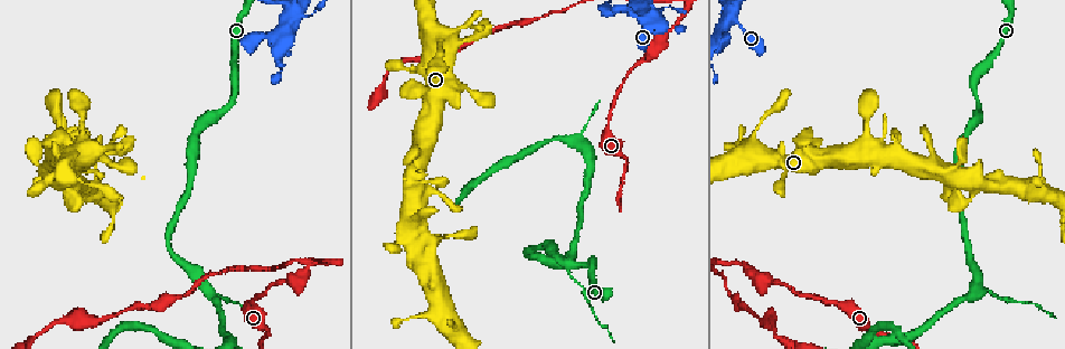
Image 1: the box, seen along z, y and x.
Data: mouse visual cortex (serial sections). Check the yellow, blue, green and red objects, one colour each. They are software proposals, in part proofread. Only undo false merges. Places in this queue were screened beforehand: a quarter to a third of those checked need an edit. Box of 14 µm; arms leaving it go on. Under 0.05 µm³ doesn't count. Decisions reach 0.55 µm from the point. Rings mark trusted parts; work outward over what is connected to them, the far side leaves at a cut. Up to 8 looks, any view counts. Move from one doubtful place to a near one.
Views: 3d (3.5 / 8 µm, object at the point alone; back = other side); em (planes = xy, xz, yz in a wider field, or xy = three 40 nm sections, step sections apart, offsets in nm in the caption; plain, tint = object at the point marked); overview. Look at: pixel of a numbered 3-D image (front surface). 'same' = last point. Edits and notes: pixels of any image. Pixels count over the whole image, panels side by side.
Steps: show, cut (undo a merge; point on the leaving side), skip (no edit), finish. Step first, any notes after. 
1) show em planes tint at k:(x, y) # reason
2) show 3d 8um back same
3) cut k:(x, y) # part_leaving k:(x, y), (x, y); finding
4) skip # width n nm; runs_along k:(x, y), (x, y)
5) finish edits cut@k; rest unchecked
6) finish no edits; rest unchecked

show 3d 3.5um at 1:(259, 36) # sudden change in width

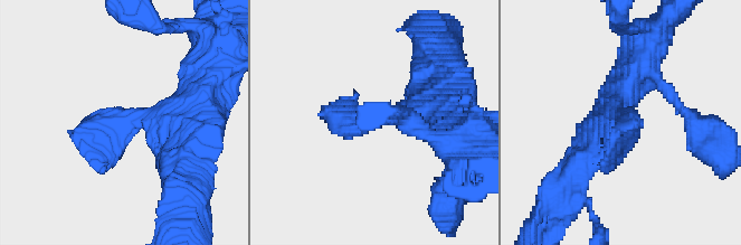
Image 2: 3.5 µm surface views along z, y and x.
show em xy step 1 tint at 2:(124, 126)

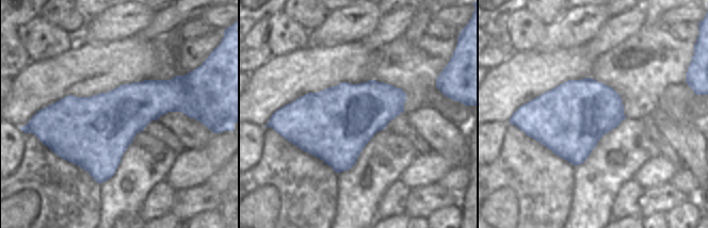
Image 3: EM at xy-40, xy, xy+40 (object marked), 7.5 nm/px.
skip # width 550 nm; runs_along 2:(199, 107), (73, 139); one cell here

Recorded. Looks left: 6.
show 3d 3.5um back at 1:(417, 253) # sharp bend

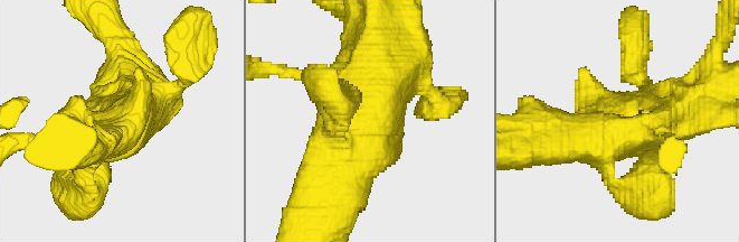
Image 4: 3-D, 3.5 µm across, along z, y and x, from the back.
skip # runs_along 4:(717, 90), (668, 118), (593, 138); all the same cell

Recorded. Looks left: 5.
show 3d 3.5um back at 1:(977, 287) # small branch off a trunk

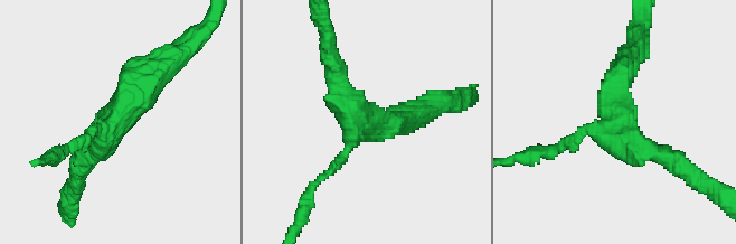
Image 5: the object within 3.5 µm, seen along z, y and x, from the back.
skip # arm_widths 150, 300, 400 nm; runs_along 5:(158, 71), (123, 105), (85, 160); all the same cell

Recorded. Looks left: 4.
finish no edits; rest unchecked

